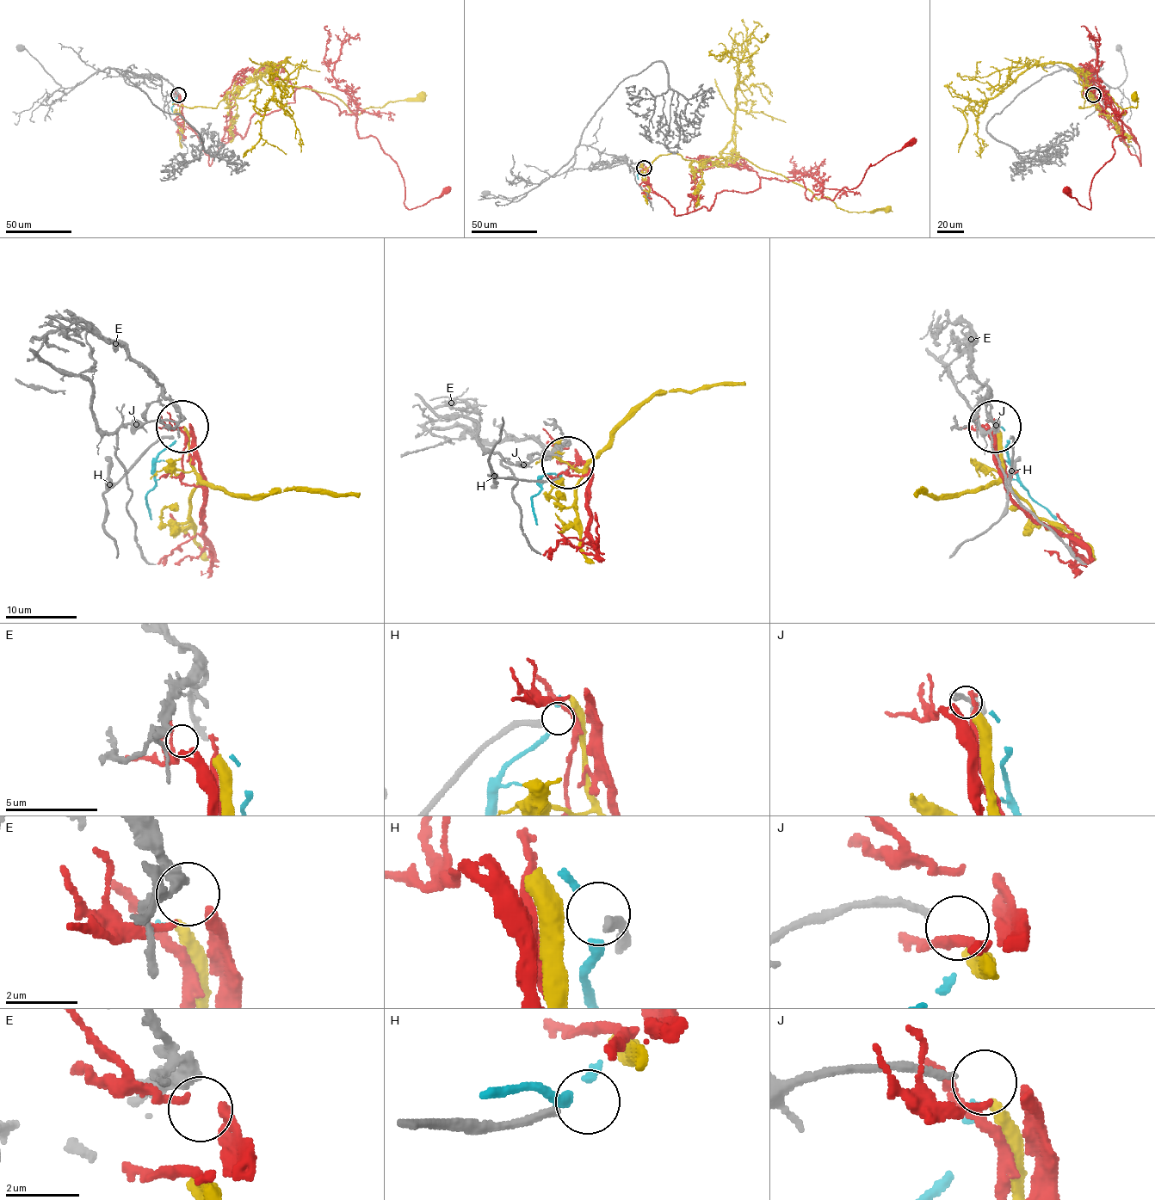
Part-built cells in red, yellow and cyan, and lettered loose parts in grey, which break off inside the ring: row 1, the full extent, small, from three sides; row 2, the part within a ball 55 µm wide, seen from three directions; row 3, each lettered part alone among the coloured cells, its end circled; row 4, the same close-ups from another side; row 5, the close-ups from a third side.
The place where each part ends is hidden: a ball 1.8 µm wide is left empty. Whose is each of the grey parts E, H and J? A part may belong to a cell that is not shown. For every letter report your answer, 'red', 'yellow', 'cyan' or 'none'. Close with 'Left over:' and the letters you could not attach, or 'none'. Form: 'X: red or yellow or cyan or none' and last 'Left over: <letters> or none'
E: red
H: none
J: none
Left over: H, J

